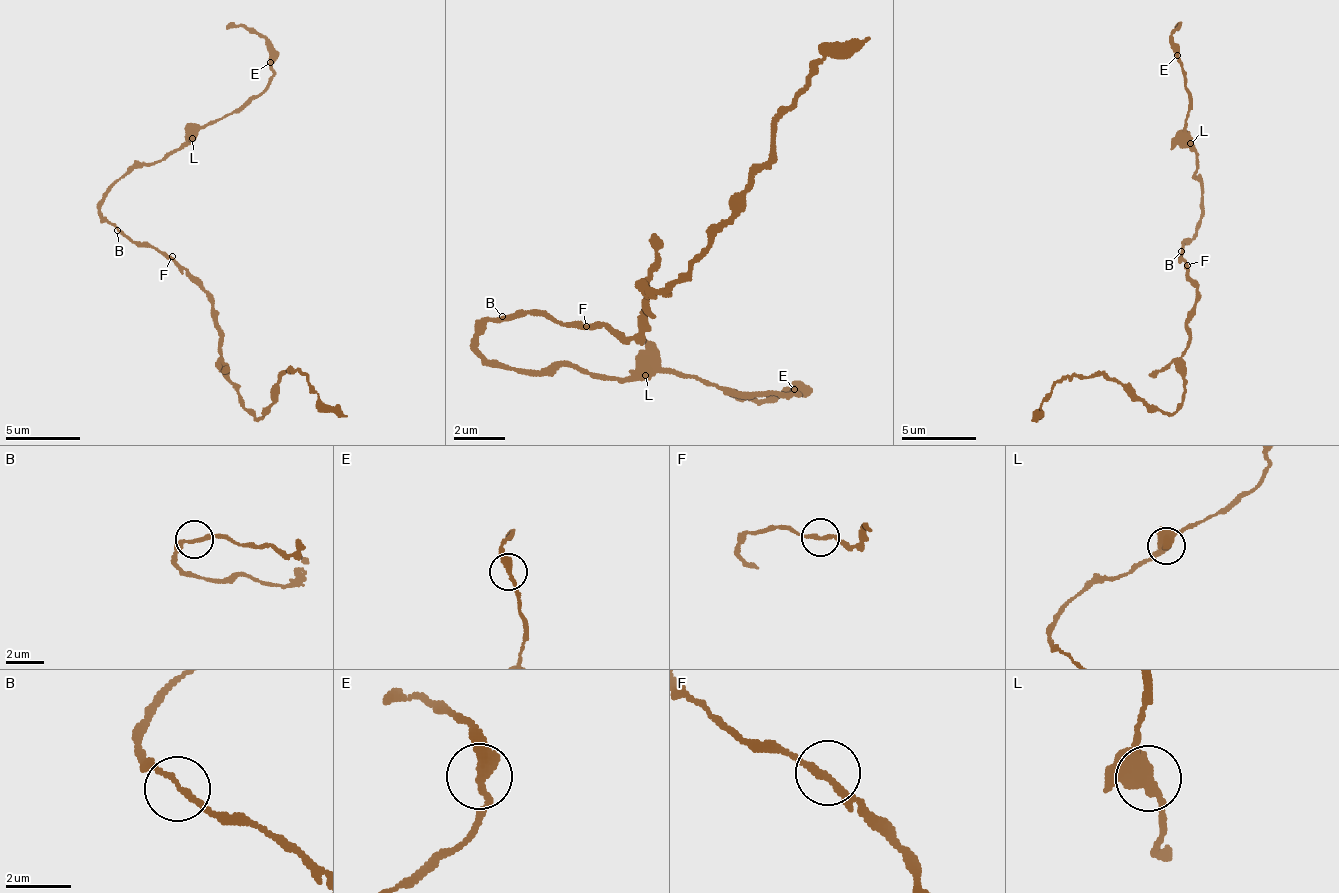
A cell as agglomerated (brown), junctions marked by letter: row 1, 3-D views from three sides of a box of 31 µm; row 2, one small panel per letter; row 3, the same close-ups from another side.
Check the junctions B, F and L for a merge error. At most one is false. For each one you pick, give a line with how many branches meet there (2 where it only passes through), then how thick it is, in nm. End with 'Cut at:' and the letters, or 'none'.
Cut at: none

